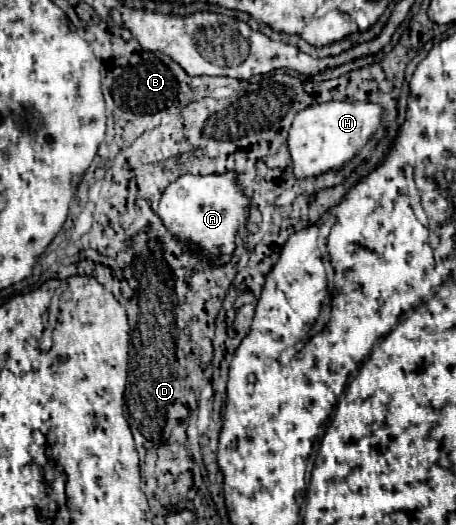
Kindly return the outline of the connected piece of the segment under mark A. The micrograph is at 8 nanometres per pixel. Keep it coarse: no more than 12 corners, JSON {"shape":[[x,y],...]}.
{"shape":[[236,173],[182,175],[162,195],[170,233],[228,263],[248,221]]}

